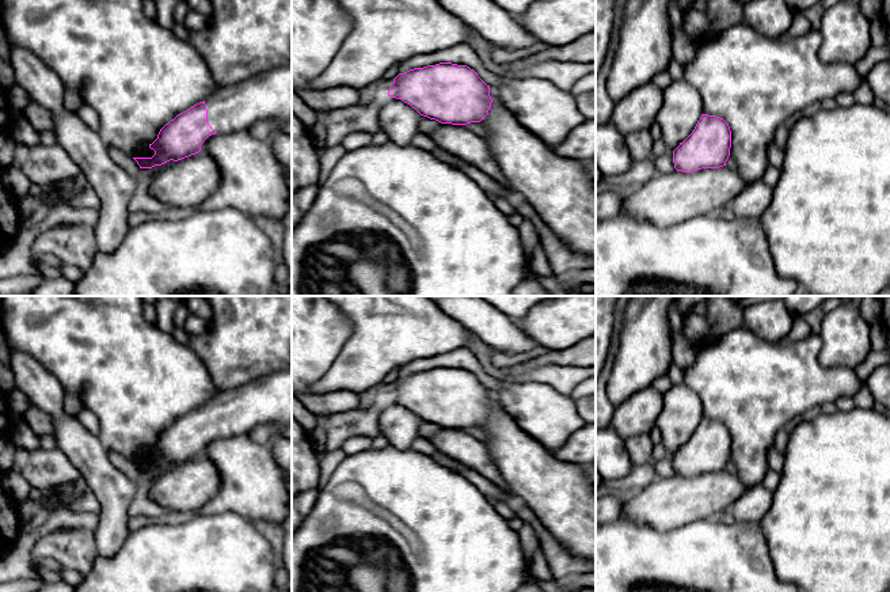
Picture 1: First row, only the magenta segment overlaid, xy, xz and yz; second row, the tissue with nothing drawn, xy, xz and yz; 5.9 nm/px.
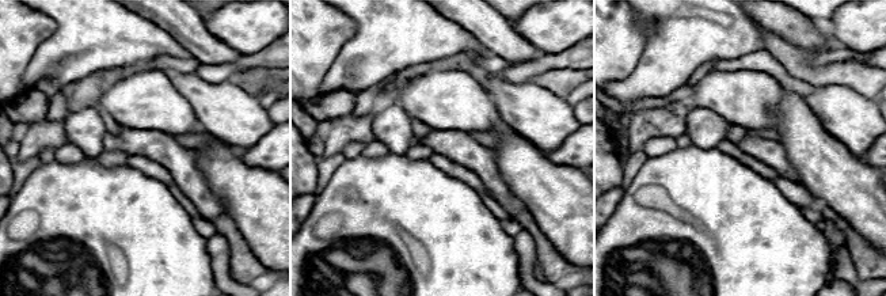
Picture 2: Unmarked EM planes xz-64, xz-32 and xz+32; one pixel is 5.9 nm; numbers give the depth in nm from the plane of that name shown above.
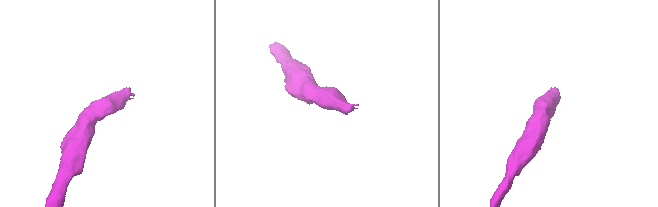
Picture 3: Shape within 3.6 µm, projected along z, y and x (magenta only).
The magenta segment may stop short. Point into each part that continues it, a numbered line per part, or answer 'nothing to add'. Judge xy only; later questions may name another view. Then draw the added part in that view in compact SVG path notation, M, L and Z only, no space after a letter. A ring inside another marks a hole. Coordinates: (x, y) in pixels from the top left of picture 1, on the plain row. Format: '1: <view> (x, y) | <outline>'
1: xy (267, 399) | M292 368L240 387L217 391L205 405L208 426L217 437L247 434L263 424L292 424Z

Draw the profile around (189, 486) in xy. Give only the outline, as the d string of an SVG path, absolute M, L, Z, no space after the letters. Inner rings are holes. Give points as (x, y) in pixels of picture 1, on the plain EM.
M201 454L160 475L149 489L149 498L163 508L191 515L217 494L220 485L218 470Z

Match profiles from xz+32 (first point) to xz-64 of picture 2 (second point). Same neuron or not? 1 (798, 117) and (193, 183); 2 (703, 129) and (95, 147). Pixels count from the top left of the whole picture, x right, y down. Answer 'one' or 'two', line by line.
1: two
2: one

